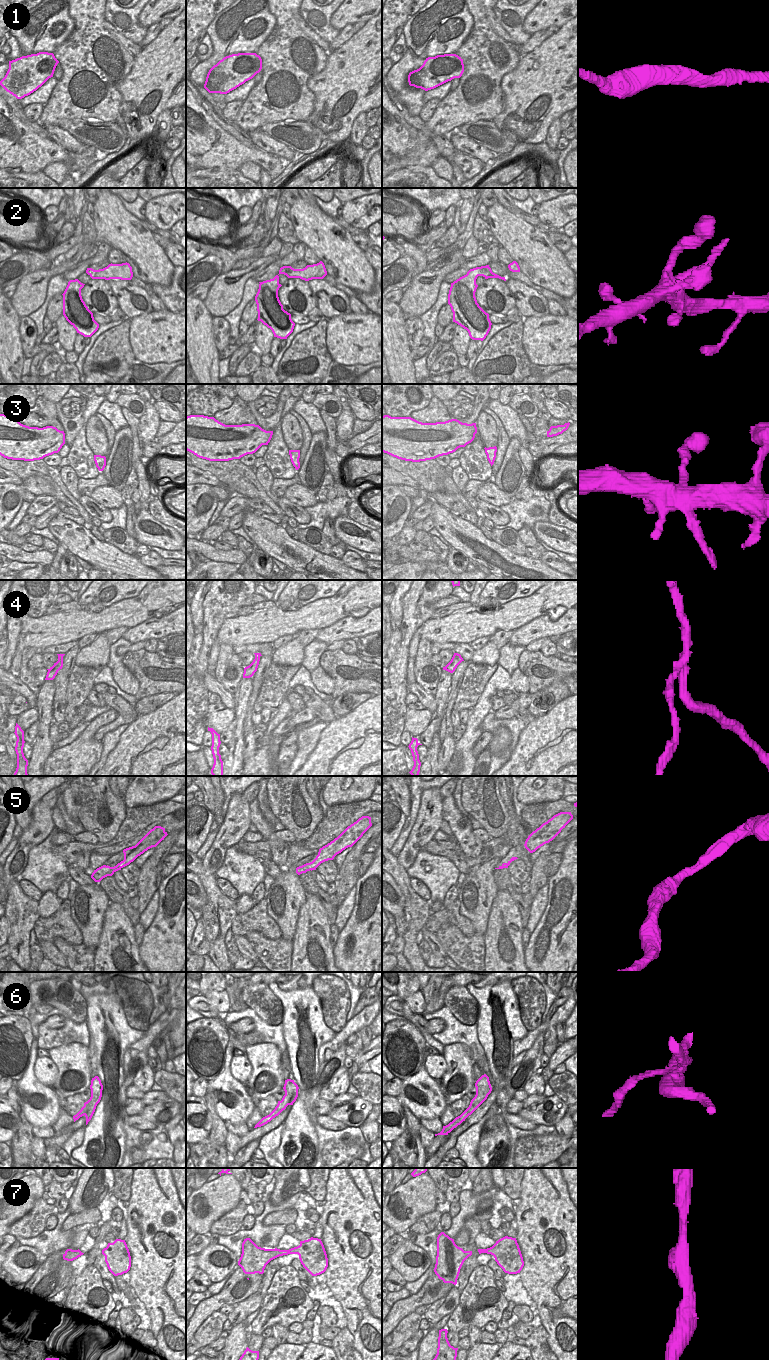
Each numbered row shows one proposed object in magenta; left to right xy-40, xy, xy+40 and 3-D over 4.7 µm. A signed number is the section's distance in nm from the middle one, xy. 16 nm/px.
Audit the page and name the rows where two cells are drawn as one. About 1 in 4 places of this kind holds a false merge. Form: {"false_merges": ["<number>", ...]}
{"false_merges": ["6"]}

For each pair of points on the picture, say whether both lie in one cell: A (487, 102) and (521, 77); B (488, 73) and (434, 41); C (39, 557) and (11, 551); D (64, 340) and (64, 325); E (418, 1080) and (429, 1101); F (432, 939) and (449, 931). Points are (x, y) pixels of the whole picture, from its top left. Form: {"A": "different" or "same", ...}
{"A": "different", "B": "different", "C": "same", "D": "same", "E": "same", "F": "different"}

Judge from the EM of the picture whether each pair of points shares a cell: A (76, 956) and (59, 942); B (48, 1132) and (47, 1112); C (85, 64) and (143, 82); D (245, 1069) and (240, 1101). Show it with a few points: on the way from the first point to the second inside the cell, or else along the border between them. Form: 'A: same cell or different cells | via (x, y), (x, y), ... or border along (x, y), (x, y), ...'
A: same cell | via (72, 953), (63, 946)
B: different cells | border along (33, 1125), (51, 1127)
C: different cells | border along (134, 56), (130, 72), (118, 85), (120, 99)
D: different cells | border along (230, 1061), (230, 1073), (241, 1083)

